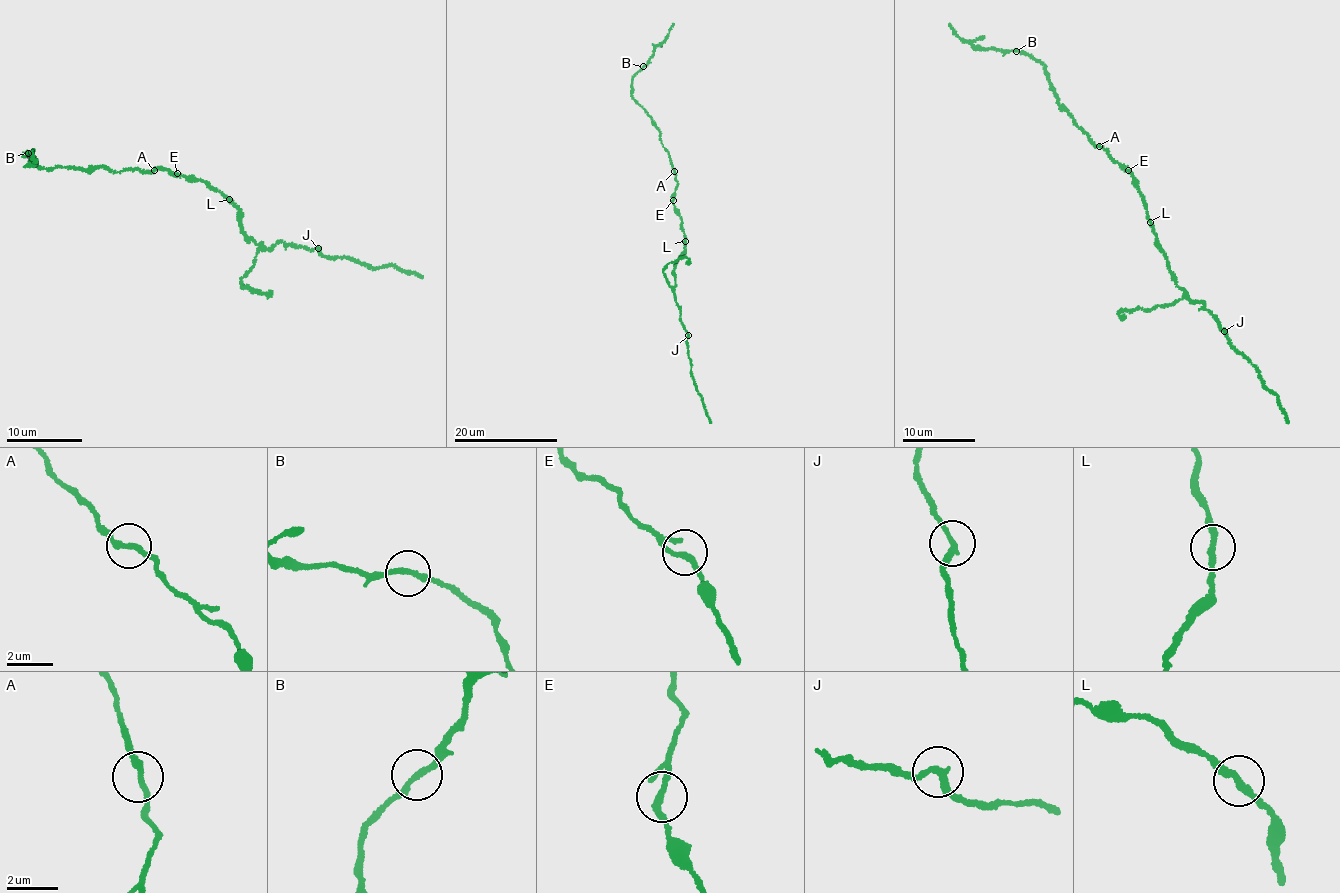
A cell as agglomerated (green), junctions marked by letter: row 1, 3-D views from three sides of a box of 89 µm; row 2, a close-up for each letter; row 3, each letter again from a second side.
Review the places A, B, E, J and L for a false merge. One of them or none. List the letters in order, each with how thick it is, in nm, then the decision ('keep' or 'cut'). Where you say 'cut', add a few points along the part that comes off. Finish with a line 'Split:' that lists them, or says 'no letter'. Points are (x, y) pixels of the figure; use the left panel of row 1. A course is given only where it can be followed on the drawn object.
A: 240 nm thick; keep
B: 240 nm thick; keep
E: 240 nm thick; keep
J: 240 nm thick; keep
L: 260 nm thick; keep
Split: no letter

